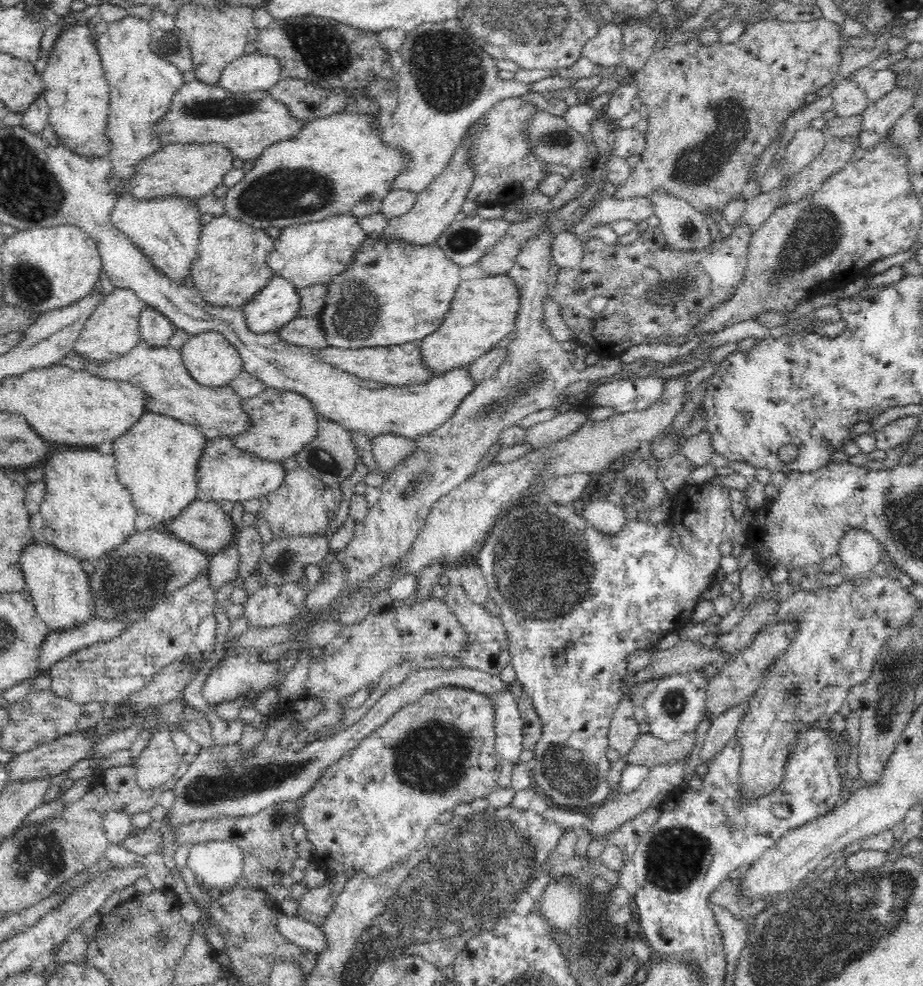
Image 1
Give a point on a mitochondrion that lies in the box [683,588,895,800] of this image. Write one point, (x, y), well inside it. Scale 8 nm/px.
(792, 696)

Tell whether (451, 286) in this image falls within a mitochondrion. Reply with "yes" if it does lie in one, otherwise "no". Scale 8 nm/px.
no

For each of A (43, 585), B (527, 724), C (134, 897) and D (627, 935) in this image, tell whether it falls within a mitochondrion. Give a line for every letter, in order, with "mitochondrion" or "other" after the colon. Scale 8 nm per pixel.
A: other
B: other
C: other
D: other

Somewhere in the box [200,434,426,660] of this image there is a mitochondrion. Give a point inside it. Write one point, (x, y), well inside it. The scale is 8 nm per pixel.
(322, 459)

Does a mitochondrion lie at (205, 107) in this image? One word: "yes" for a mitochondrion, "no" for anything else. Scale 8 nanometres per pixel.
yes

